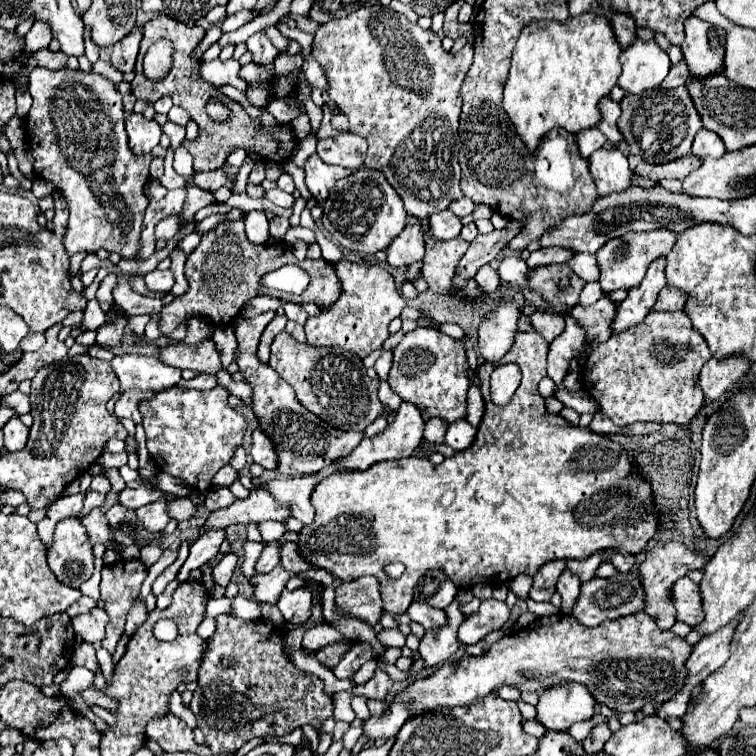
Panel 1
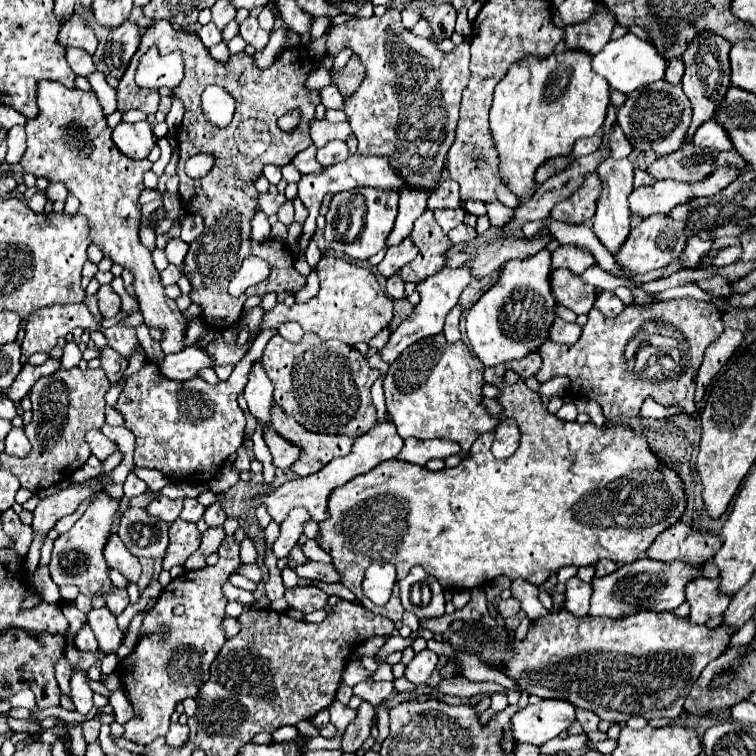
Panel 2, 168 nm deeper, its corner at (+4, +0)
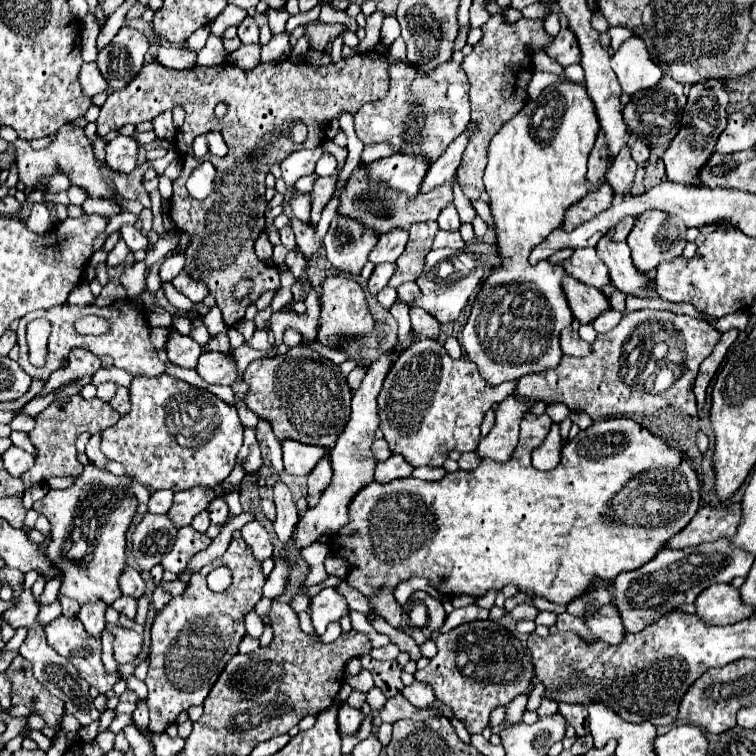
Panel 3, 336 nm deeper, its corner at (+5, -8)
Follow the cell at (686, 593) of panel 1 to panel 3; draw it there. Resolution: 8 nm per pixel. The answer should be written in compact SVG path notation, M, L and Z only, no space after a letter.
M714 584L706 588L706 592L702 592L694 604L696 616L700 616L710 626L734 624L754 612L752 606L746 608L746 604L742 604L738 588L730 584Z

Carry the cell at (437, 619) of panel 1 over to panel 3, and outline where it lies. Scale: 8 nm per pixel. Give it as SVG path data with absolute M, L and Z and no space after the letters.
M474 620L470 624L458 626L446 634L440 634L436 638L436 646L438 646L438 654L430 660L430 664L424 670L420 670L420 676L416 676L416 680L428 682L434 688L434 696L454 710L454 714L466 724L468 732L480 734L488 726L490 712L496 706L506 706L510 700L514 700L530 686L532 664L524 654L524 646L514 634L510 634L498 622Z

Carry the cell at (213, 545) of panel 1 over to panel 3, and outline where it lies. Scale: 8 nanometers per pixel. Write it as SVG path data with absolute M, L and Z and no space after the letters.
M214 500L210 502L210 508L208 508L208 514L210 514L210 522L212 524L218 524L222 526L226 522L226 516L228 516L228 506L224 500Z

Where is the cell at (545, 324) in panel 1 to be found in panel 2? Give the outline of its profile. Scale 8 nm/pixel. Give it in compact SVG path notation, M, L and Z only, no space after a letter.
M561 318L555 320L555 326L551 326L551 340L559 342L559 344L575 344L581 336L581 326L577 322L569 324Z

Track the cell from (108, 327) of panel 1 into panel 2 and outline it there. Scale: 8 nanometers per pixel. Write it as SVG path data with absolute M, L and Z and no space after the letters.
M103 348L101 350L101 368L105 372L105 376L109 378L109 382L115 386L121 378L123 378L123 372L127 368L127 360L123 356L119 356L113 348Z

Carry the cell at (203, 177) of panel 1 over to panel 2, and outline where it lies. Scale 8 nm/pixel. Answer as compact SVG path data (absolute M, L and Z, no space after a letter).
M259 194L258 196L258 210L263 210L267 216L277 214L279 206L285 202L287 198L283 194Z

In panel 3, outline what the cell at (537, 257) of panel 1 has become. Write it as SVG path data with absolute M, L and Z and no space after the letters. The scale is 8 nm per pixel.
M578 248L574 254L562 262L562 268L566 270L568 276L574 280L586 284L586 286L596 286L602 288L604 284L610 282L608 268L606 264L596 256L596 248Z

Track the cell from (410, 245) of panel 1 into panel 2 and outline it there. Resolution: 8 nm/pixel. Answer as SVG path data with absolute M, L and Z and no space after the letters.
M403 240L397 246L389 246L385 258L377 264L379 274L383 274L385 278L391 278L393 274L397 274L407 262L411 262L417 256L417 248L415 244L411 244L411 240Z

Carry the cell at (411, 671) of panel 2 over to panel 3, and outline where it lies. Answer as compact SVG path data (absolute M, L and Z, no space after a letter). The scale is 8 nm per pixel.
M414 680L410 686L406 686L402 690L404 698L408 698L416 708L430 708L434 698L434 692L430 688L430 684L422 684L420 680Z

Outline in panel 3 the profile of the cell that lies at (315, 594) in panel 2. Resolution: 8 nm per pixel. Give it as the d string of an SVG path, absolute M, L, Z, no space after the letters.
M324 588L320 594L312 598L310 604L310 618L318 634L324 634L326 626L334 620L340 620L346 612L348 612L348 604L334 588Z

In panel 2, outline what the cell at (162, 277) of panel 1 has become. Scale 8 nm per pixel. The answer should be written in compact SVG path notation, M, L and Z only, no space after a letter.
M169 264L163 272L161 272L161 280L163 280L163 286L169 286L169 284L177 284L181 278L181 268L177 270L177 266Z

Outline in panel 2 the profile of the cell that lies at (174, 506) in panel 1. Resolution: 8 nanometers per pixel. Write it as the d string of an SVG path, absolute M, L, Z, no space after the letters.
M185 498L183 512L181 512L181 518L183 520L187 520L187 522L199 522L203 518L203 512L205 512L205 506L203 504L199 504L193 498Z

